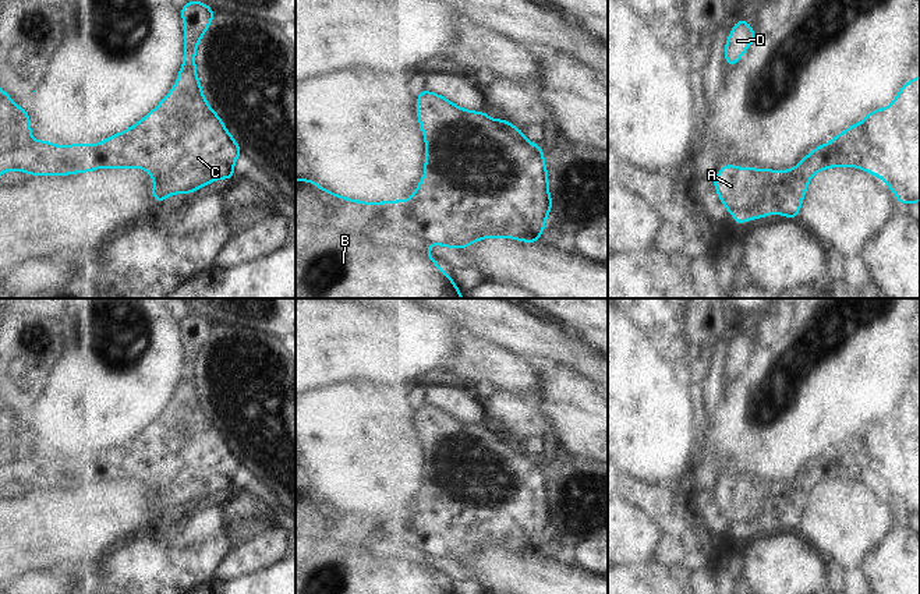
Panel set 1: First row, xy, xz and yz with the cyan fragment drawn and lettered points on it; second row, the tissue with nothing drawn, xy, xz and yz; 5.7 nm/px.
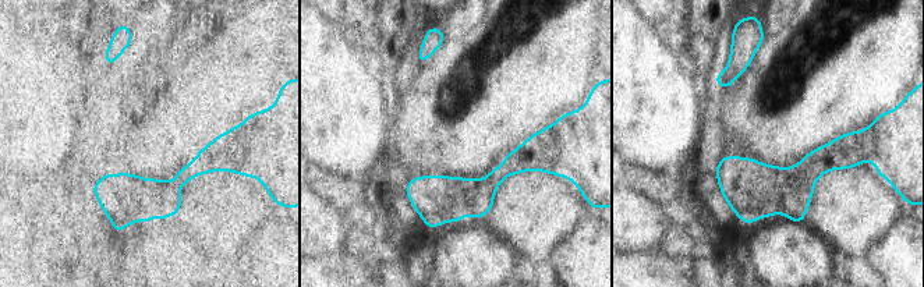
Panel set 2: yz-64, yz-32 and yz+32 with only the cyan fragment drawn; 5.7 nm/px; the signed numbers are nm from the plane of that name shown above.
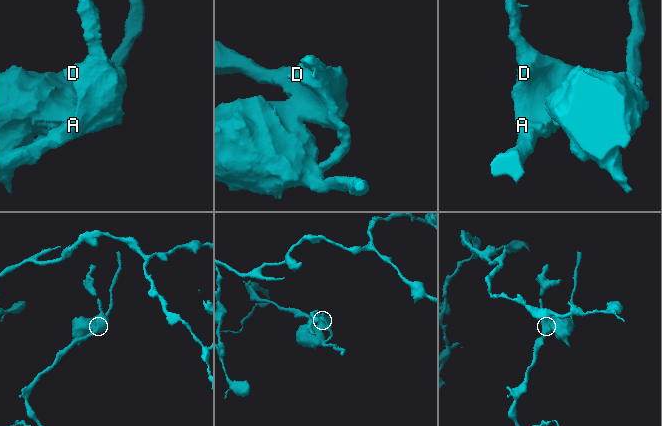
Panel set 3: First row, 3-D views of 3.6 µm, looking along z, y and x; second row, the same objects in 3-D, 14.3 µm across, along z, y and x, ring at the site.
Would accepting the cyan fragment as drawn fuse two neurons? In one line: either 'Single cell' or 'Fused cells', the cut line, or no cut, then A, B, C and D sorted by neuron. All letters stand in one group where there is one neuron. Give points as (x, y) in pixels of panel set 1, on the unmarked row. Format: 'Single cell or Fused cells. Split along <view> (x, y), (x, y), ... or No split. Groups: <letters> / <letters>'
Fused cells. Split along yz (845, 445), (856, 466), (856, 473), (827, 476), (823, 480). Groups: A C D / B.

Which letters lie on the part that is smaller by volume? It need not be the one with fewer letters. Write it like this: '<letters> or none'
B

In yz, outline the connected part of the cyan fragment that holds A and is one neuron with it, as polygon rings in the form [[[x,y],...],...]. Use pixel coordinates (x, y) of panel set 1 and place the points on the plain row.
[[[846,446],[831,463],[829,469],[825,457],[820,457],[788,484],[725,477],[712,495],[739,538],[754,530],[765,530],[771,523],[797,531],[807,496],[815,485],[828,475],[857,475],[857,466]]]

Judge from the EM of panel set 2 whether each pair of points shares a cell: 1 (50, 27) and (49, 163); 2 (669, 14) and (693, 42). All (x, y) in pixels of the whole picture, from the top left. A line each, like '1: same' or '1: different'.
1: different
2: same

